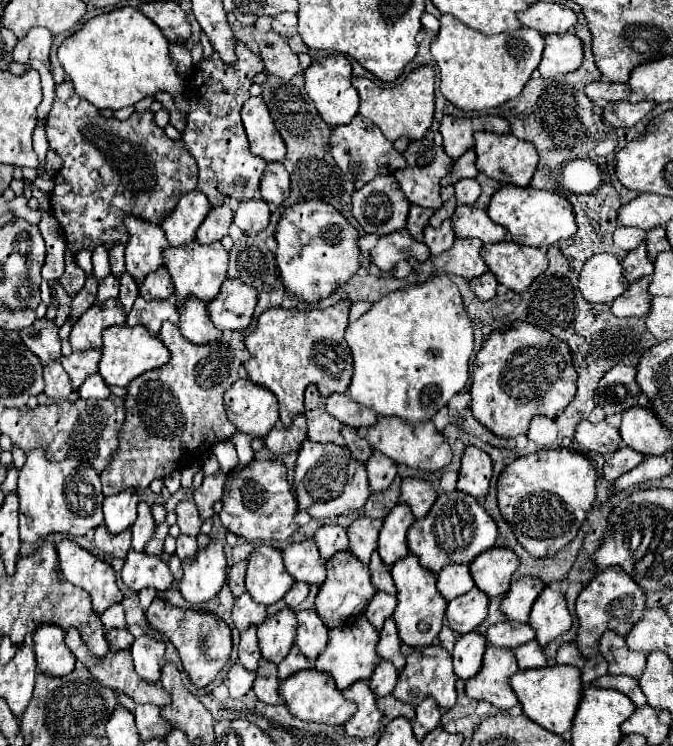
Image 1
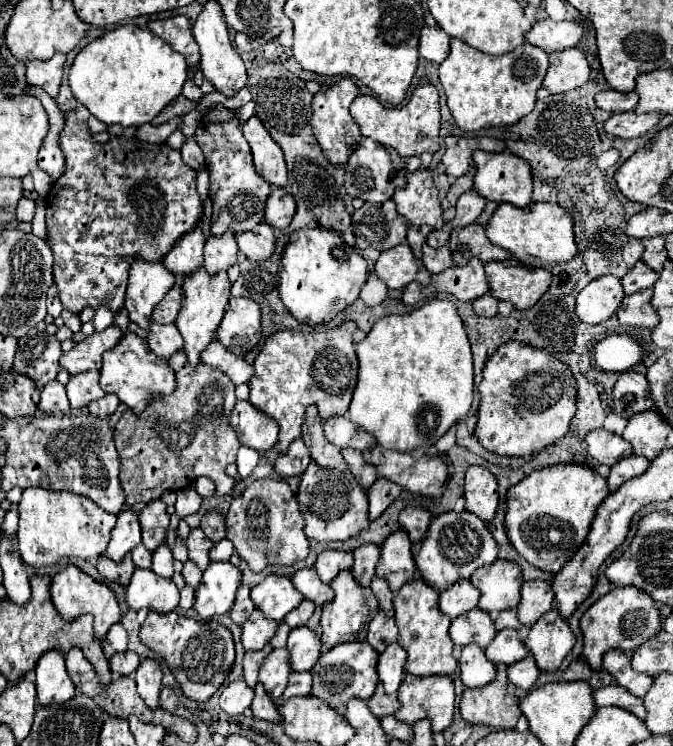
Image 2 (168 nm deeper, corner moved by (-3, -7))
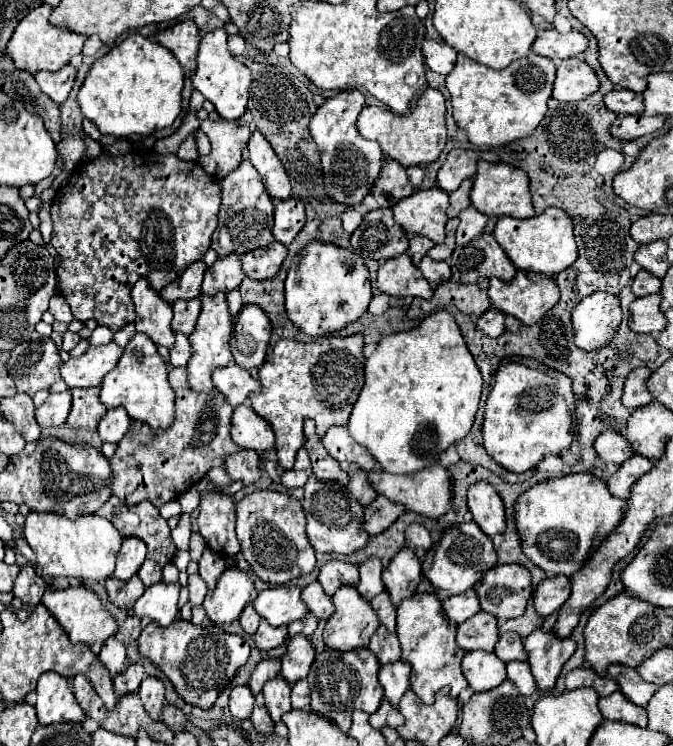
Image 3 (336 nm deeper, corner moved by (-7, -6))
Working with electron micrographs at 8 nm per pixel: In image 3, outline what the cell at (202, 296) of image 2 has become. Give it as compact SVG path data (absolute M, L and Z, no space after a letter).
M201 294L201 314L199 320L195 324L195 330L189 336L191 348L193 348L193 356L187 364L187 372L189 372L189 386L195 392L209 392L213 388L211 382L211 372L217 366L225 366L231 362L231 350L229 350L229 340L231 340L231 332L233 332L233 320L229 314L229 306L227 306L227 296L225 294L215 294L215 298Z

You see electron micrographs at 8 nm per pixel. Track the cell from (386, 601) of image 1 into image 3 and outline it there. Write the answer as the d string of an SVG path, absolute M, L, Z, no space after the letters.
M379 626L377 632L371 636L369 650L379 658L381 664L389 664L401 658L401 646L395 632L389 632L385 626Z

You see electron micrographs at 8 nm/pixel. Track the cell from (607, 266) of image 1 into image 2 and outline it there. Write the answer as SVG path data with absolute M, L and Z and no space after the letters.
M605 275L591 281L579 295L575 313L583 323L595 325L613 317L621 305L623 289L617 277Z

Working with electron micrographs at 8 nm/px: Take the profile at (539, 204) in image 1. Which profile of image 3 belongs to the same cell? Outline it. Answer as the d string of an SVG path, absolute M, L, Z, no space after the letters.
M545 208L541 214L525 220L501 216L493 230L493 236L505 254L513 260L513 264L527 272L543 272L547 276L555 276L577 260L571 216L559 208Z

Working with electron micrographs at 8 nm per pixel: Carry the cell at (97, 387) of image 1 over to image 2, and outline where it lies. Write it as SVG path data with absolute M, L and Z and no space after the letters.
M105 395L103 399L97 399L95 403L91 403L89 413L99 419L107 419L117 411L117 407L119 407L119 399L115 399L115 395Z

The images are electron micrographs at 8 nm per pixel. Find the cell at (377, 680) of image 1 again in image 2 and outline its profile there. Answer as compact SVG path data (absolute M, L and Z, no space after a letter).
M381 683L377 685L377 691L375 691L375 695L367 701L367 705L369 705L369 711L371 711L377 719L383 719L383 717L387 717L387 715L395 715L397 709L399 709L399 701L397 701L395 697L385 695Z

